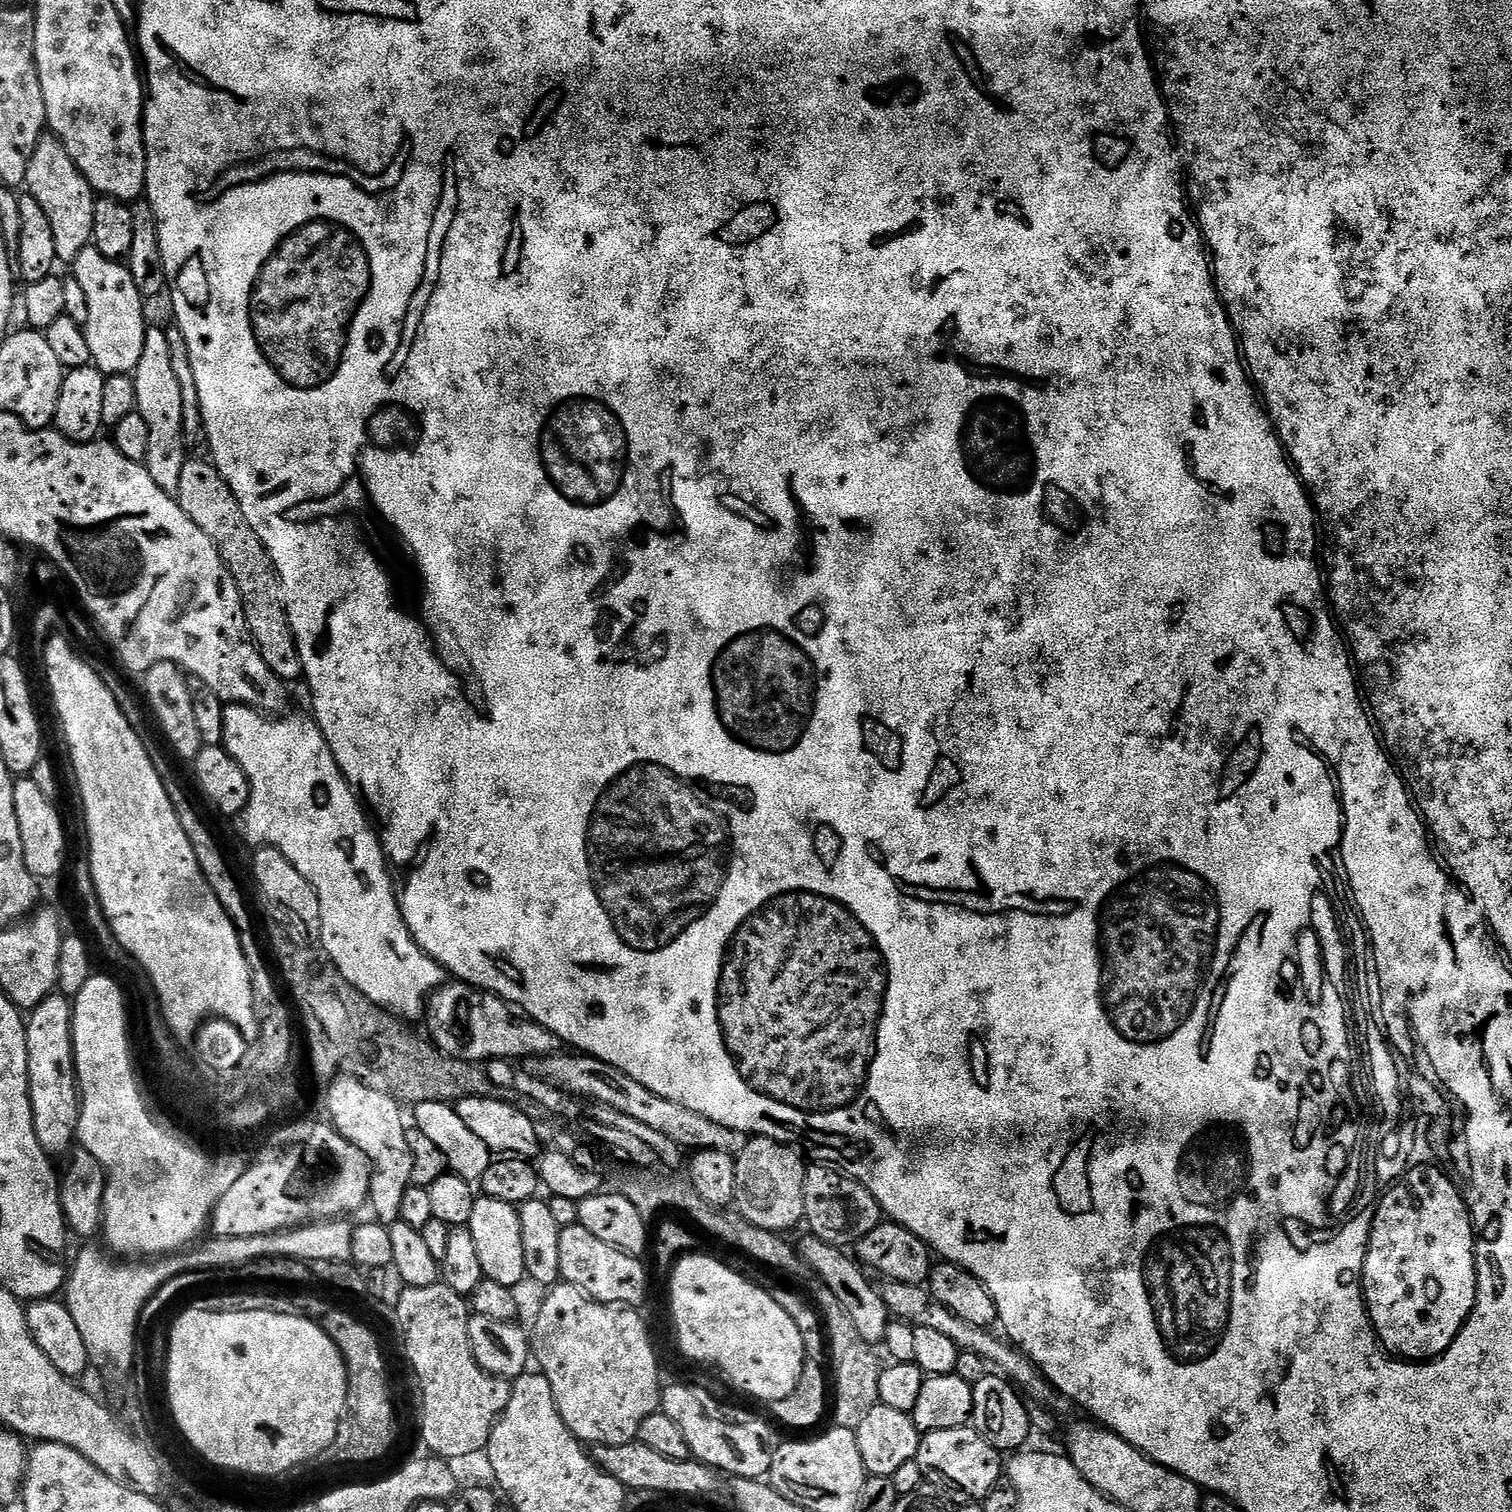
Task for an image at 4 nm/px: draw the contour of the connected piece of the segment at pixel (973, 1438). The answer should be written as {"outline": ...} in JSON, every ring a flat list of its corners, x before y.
{"outline":[[971,1426,923,1433,915,1459,925,1481,936,1487,933,1489,953,1497,964,1496,960,1498,967,1498,972,1502,984,1501,986,1494,990,1494,992,1487,1002,1478,1001,1453]]}

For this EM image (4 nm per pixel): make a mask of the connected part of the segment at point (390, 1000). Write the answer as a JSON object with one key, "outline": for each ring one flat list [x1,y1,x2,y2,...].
{"outline":[[229,704,223,710,223,747,228,749,238,766,242,766,250,786,250,798,238,817,241,838,251,846,276,848,286,854,294,870,298,870,298,874,314,886,322,918,322,951,334,962,334,966,338,966,342,978,346,978,350,986,366,994,377,1009,391,1012,399,1018,423,1017,426,1001,445,983,446,973,414,942,396,901,392,873,388,871,377,829,361,797,342,774,315,719,288,715,273,718,257,709,247,708,245,704]]}

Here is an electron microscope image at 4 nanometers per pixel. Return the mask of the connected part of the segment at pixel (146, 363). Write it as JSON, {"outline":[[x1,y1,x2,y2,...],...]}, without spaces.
{"outline":[[150,326,146,330,146,346,142,346,142,358,138,358,134,379,136,411,142,414,146,427,150,430,150,443,146,449,146,458,142,462,144,469,148,471,150,478,154,478,154,482,158,482,158,486,162,486,167,496,175,497,178,481,182,478,186,445,182,422,182,390,178,386,178,378,174,375,170,342,163,327,160,329]]}

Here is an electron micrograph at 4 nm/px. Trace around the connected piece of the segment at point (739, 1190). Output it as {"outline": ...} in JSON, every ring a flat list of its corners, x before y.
{"outline":[[765,1136,749,1139,741,1152,735,1153,736,1169,734,1186,736,1187,735,1211,746,1222,761,1227,762,1230,779,1234,787,1233,787,1228,798,1225,804,1219,804,1169,806,1160,795,1147,779,1144]]}

